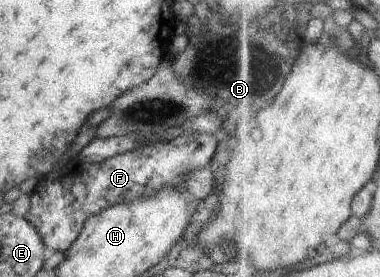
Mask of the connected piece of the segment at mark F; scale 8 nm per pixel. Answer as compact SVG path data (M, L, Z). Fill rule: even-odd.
M184 131L171 142L146 145L117 155L100 164L85 164L72 157L68 162L39 178L30 196L30 210L23 217L36 226L46 247L51 252L67 252L82 231L90 214L100 213L106 207L132 201L139 195L153 193L164 184L179 185L183 174L190 169L218 166L223 153L218 136Z

